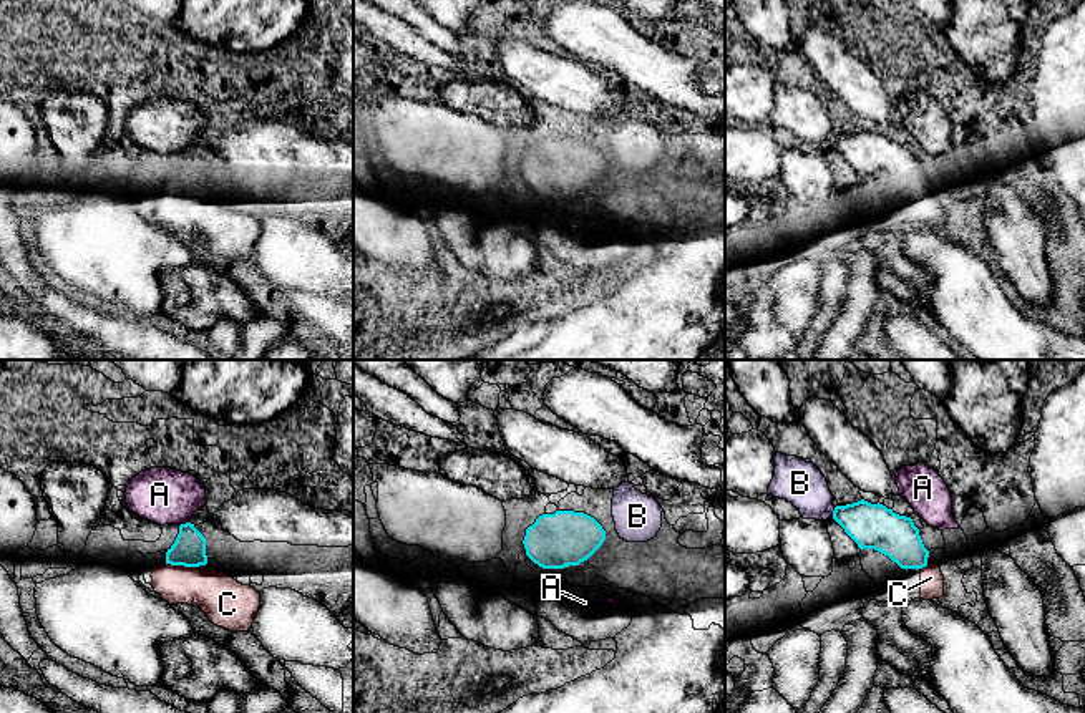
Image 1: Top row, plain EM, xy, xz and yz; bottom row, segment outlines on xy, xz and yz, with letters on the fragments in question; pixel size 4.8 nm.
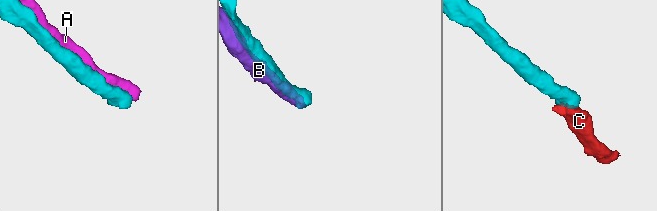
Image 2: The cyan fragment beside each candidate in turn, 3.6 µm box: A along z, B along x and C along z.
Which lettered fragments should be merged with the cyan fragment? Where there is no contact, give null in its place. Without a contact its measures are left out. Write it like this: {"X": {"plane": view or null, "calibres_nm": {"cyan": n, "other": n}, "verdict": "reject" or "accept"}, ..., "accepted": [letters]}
{"A": {"plane": "xy", "calibres_nm": {"cyan": 160, "other": 280}, "verdict": "reject"}, "B": {"plane": "yz", "calibres_nm": {"cyan": 220, "other": 220}, "verdict": "reject"}, "C": {"plane": "xy", "calibres_nm": {"cyan": 160, "other": 220}, "verdict": "accept"}, "accepted": ["C"]}

